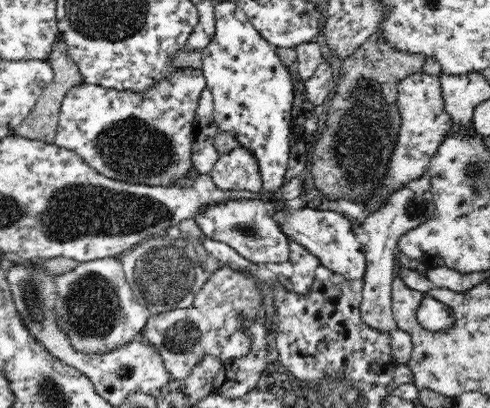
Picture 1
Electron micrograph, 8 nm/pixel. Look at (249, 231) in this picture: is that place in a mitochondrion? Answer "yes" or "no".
yes

